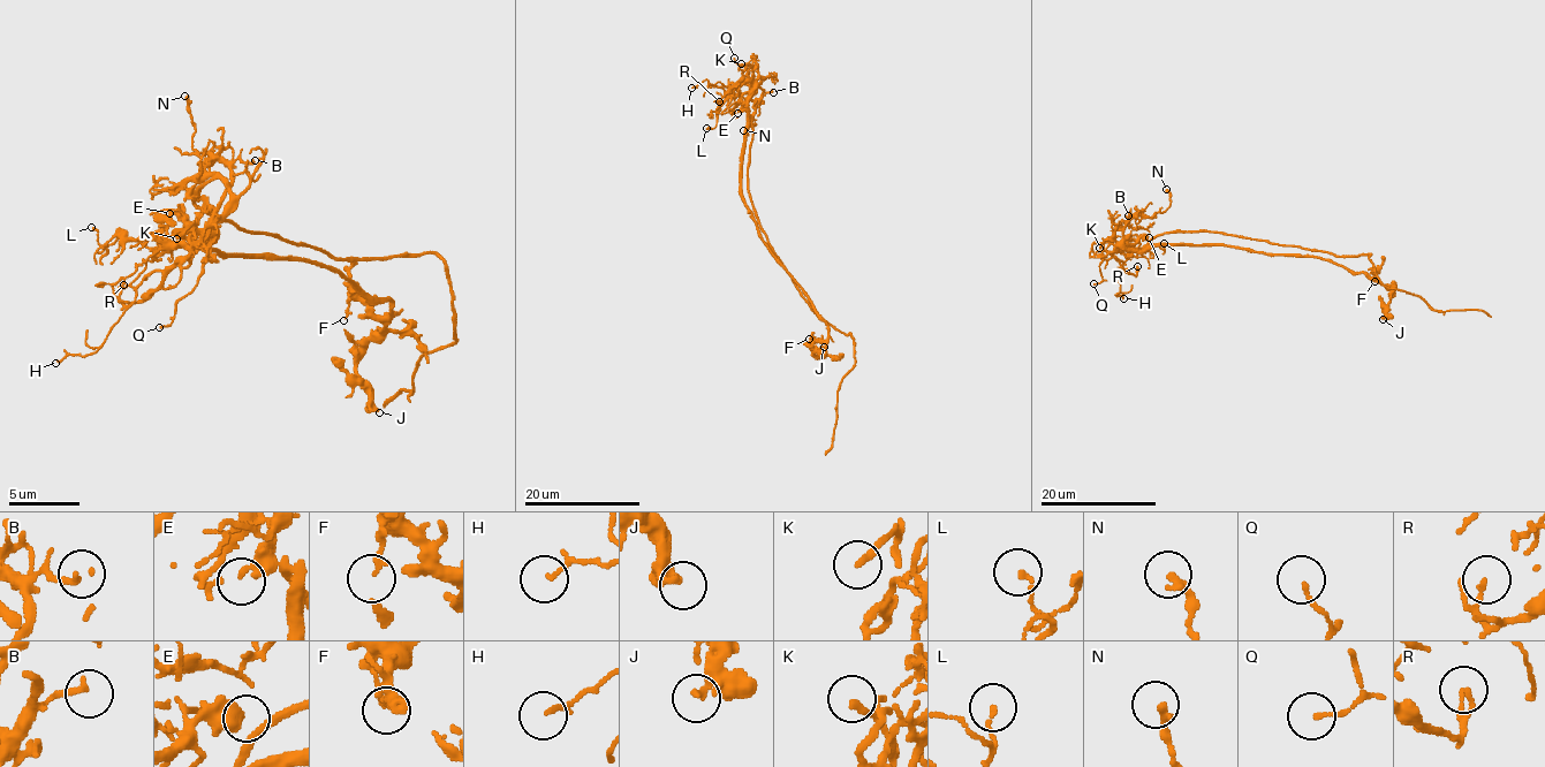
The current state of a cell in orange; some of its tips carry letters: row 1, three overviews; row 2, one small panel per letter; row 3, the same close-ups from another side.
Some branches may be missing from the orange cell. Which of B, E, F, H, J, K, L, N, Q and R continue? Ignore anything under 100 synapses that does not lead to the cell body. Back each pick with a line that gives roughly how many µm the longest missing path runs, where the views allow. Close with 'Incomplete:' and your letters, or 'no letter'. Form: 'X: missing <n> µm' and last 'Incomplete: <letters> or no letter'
Incomplete: no letter

